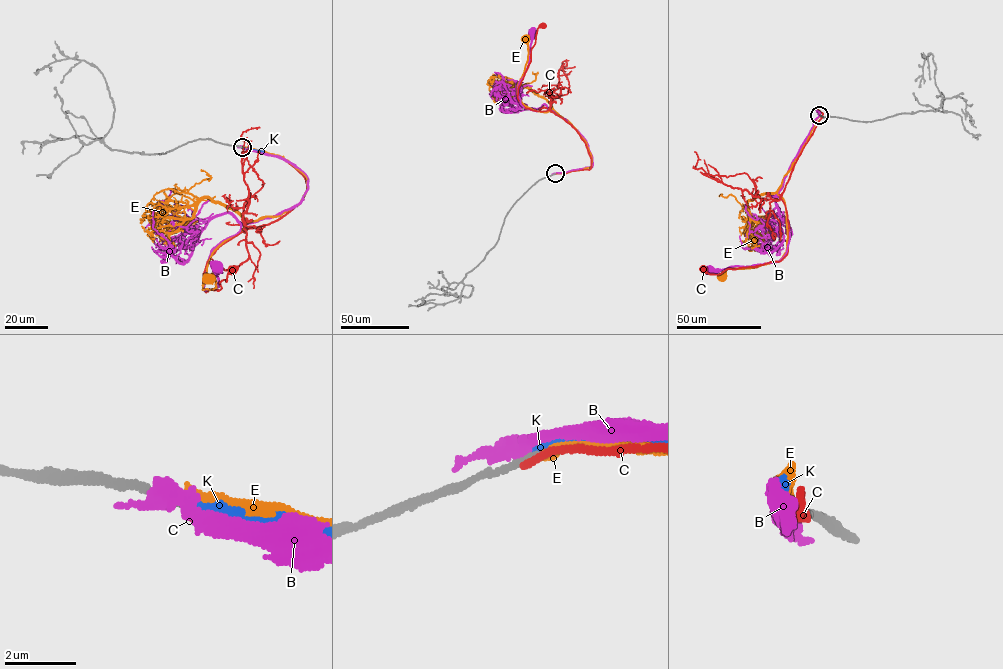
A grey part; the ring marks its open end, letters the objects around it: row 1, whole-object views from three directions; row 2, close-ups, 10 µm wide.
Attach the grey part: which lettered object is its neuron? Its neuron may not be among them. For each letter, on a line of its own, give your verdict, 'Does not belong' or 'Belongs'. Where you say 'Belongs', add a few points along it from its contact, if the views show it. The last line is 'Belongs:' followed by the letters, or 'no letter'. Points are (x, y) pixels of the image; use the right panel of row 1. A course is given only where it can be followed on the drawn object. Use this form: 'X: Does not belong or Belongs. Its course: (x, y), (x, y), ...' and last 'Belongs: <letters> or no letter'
B: Does not belong
C: Does not belong
E: Does not belong
K: Does not belong
Belongs: no letter

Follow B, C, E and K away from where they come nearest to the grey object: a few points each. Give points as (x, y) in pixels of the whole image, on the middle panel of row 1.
B: (554, 174), (592, 161), (586, 140), (567, 120), (521, 105), (517, 88), (532, 30)
C: (555, 174), (589, 169), (590, 157), (564, 119), (549, 110), (525, 108), (517, 96), (542, 25)
E: (555, 173), (589, 167), (591, 156), (567, 120), (522, 102), (517, 86), (525, 40)
K: (555, 173), (568, 171)

